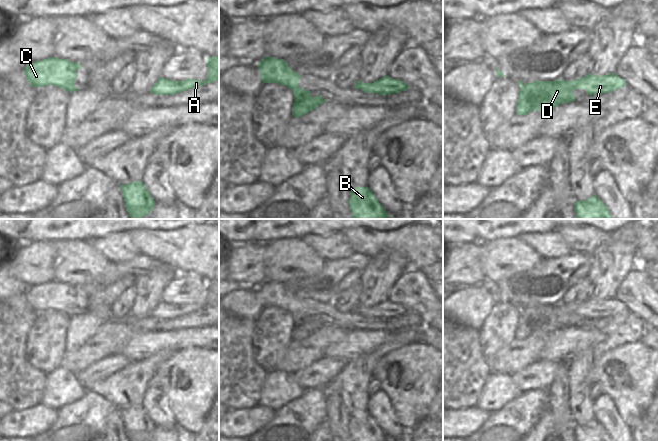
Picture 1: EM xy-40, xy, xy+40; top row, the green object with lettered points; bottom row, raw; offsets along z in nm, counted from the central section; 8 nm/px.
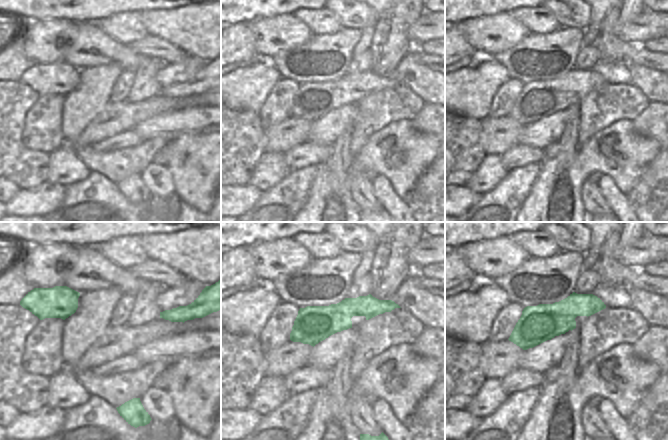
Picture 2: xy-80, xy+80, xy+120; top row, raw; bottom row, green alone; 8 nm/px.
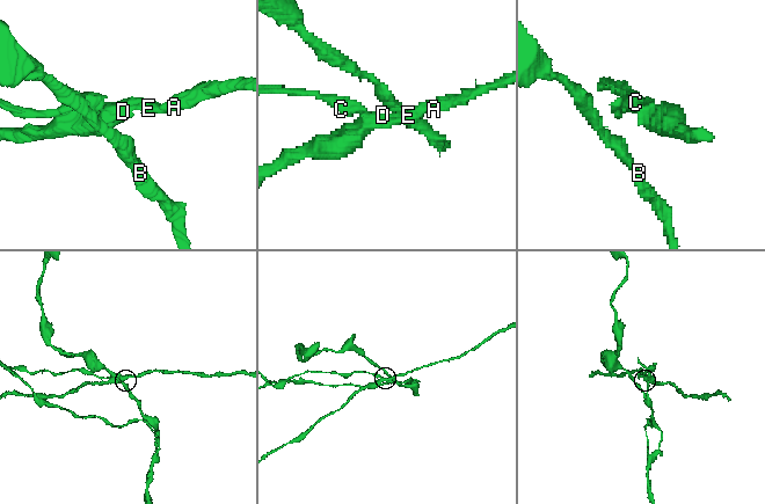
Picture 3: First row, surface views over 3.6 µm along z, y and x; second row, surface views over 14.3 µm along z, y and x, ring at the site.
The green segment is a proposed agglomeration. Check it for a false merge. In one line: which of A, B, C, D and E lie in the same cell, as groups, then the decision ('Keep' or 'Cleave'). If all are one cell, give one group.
Groups: A D E / B C. Cleave.

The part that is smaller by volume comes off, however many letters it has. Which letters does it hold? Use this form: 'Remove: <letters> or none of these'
Remove: A, D, E.

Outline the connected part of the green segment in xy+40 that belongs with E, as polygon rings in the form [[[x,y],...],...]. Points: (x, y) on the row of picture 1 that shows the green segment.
[[[589,73],[581,79],[565,81],[535,81],[525,83],[518,94],[516,115],[527,115],[531,111],[553,109],[563,103],[575,100],[575,89],[585,89],[588,95],[601,95],[621,89],[627,83],[615,73],[593,75]]]

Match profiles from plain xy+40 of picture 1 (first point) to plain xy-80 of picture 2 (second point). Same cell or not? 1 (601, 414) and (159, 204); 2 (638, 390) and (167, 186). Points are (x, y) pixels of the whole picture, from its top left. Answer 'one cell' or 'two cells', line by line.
1: two cells
2: two cells

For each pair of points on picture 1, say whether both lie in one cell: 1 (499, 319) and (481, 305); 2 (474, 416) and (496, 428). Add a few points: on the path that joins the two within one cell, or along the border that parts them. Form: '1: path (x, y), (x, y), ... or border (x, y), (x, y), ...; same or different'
1: border (498, 301), (478, 331); different
2: border (490, 413), (486, 421), (477, 430); different

